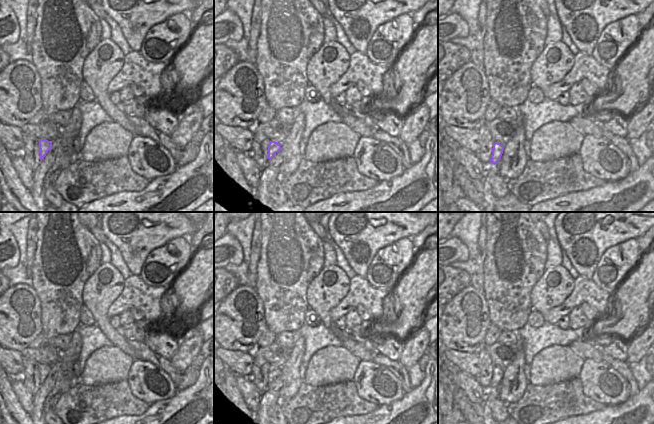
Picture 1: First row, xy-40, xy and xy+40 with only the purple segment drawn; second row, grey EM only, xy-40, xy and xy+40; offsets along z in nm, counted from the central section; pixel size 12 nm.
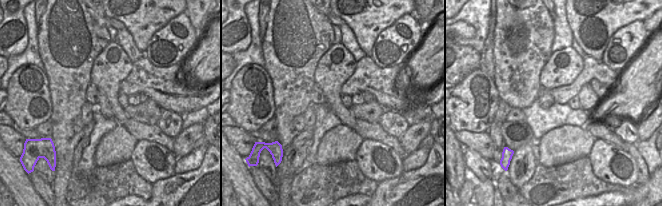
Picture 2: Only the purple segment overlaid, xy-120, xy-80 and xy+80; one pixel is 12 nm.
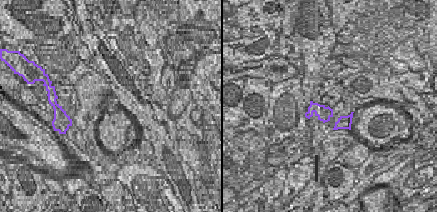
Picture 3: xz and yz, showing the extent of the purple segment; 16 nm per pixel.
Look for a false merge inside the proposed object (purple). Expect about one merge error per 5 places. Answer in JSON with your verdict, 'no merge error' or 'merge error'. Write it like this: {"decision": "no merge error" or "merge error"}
{"decision": "no merge error"}

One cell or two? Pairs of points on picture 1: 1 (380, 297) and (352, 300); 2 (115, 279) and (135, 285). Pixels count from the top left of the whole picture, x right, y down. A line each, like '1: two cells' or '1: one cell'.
1: one cell
2: two cells

